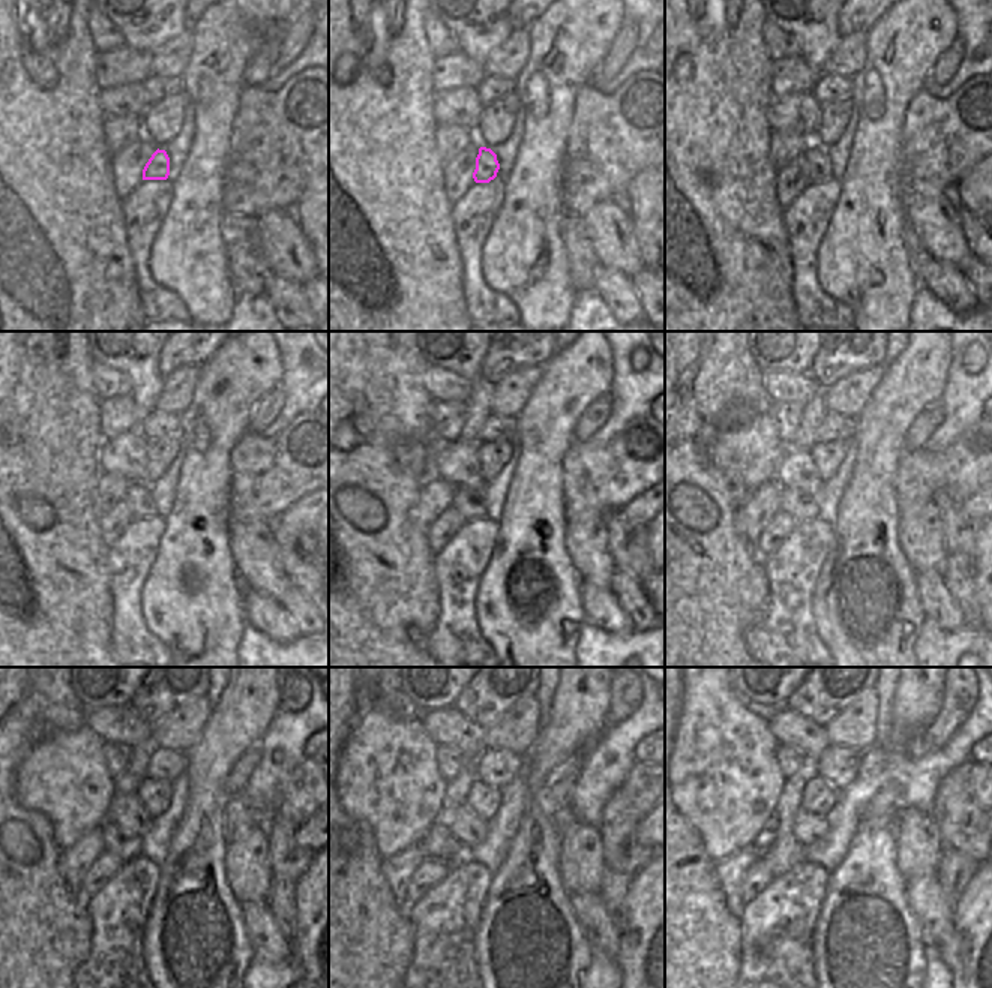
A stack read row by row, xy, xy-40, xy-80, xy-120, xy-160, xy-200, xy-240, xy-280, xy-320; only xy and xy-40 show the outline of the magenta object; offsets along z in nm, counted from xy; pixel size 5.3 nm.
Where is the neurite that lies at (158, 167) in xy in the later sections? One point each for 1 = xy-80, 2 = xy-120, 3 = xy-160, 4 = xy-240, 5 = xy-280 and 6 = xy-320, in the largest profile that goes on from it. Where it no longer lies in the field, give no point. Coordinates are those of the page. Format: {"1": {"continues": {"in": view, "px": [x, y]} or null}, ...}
{"1": {"continues": {"in": "xy-80", "px": [817, 161]}}, "2": {"continues": {"in": "xy-120", "px": [138, 495]}}, "3": {"continues": {"in": "xy-160", "px": [470, 502]}}, "4": {"continues": {"in": "xy-240", "px": [116, 843]}}, "5": {"continues": {"in": "xy-280", "px": [438, 844]}}, "6": {"continues": {"in": "xy-320", "px": [766, 837]}}}

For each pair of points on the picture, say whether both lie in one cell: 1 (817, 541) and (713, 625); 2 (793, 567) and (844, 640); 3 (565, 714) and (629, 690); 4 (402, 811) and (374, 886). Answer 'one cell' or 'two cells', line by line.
1: two cells
2: two cells
3: two cells
4: two cells

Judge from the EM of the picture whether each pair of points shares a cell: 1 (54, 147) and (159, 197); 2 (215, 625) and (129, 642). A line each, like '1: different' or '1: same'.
1: different
2: different

